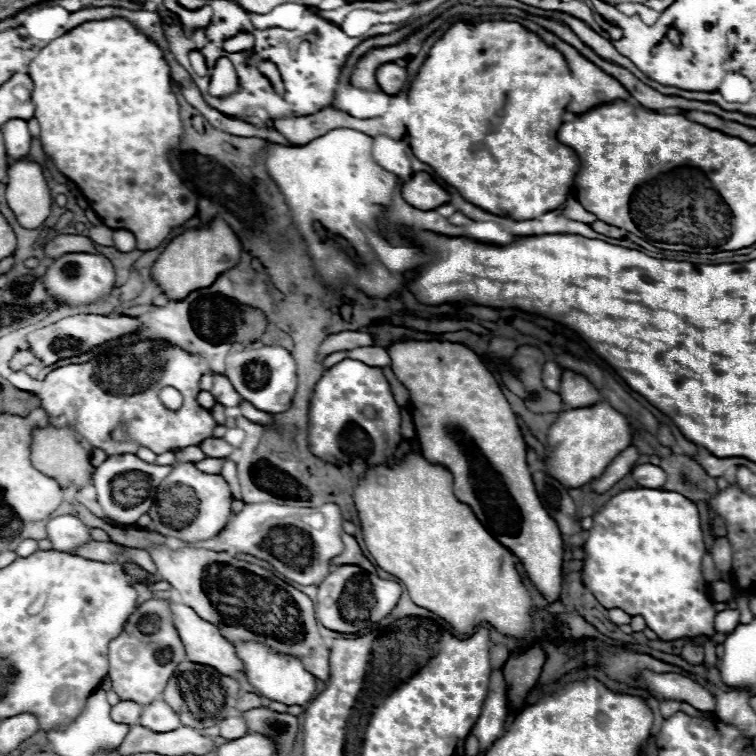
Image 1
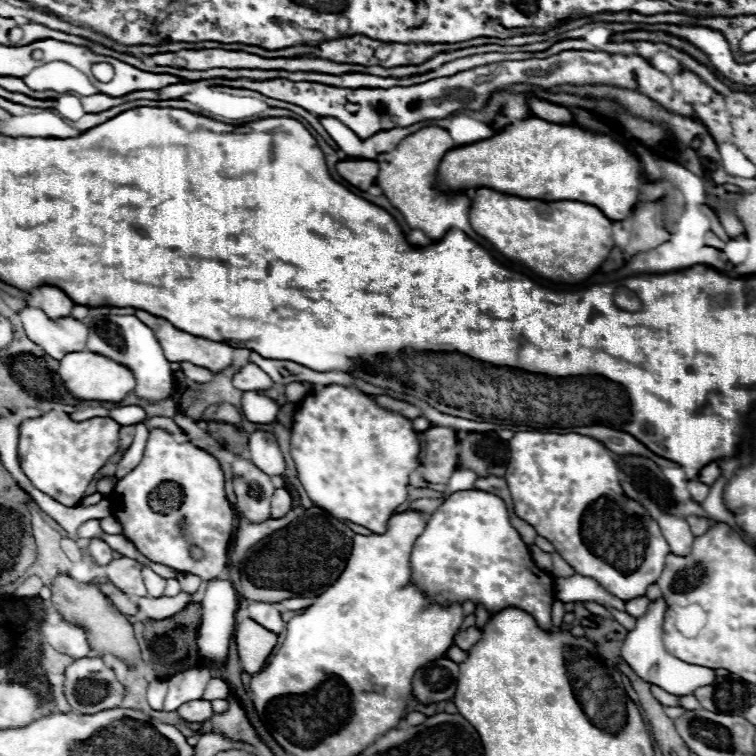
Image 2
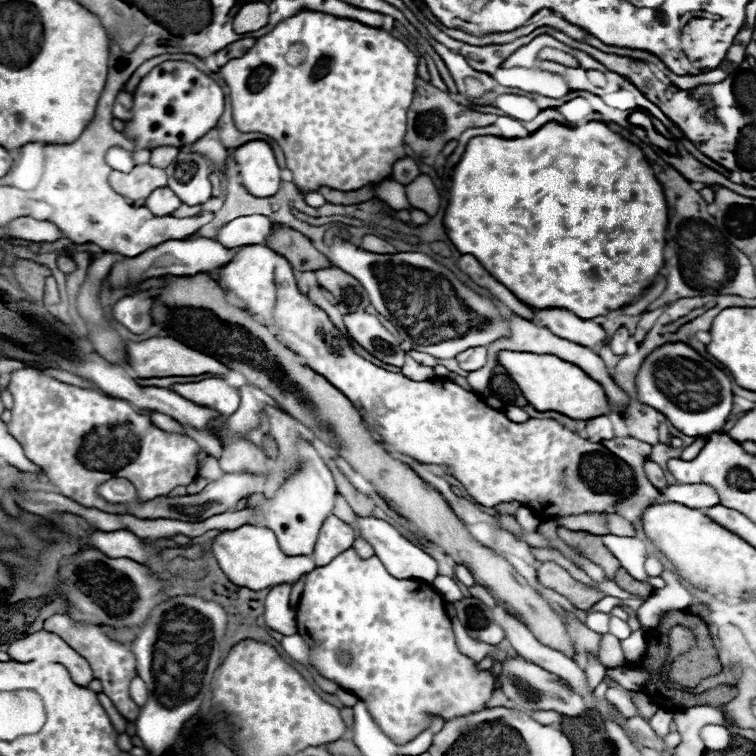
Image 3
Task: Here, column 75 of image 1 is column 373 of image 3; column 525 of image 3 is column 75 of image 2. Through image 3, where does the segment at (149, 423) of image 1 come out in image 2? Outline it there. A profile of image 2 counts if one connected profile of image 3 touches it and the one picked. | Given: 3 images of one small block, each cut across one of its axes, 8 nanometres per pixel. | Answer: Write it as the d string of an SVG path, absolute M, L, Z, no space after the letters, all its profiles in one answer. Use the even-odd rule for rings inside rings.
M48 412L42 418L30 418L20 426L18 456L24 474L30 482L44 490L44 494L56 498L64 506L76 506L94 480L94 474L108 462L118 450L120 424L112 418L90 418L74 422L66 412Z

